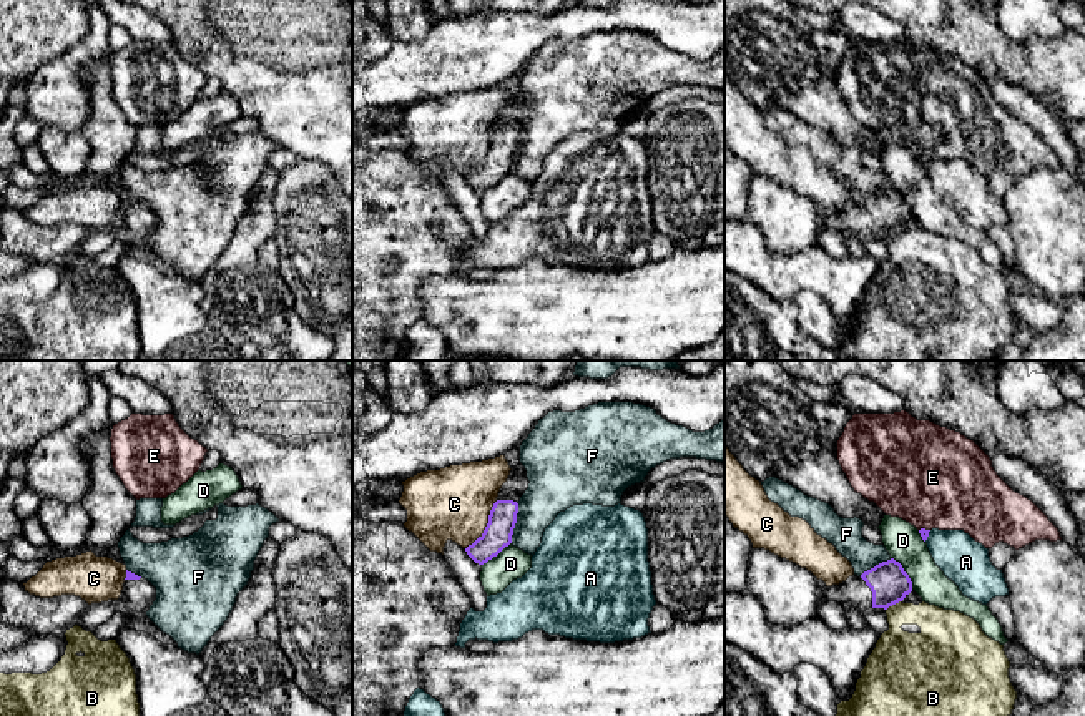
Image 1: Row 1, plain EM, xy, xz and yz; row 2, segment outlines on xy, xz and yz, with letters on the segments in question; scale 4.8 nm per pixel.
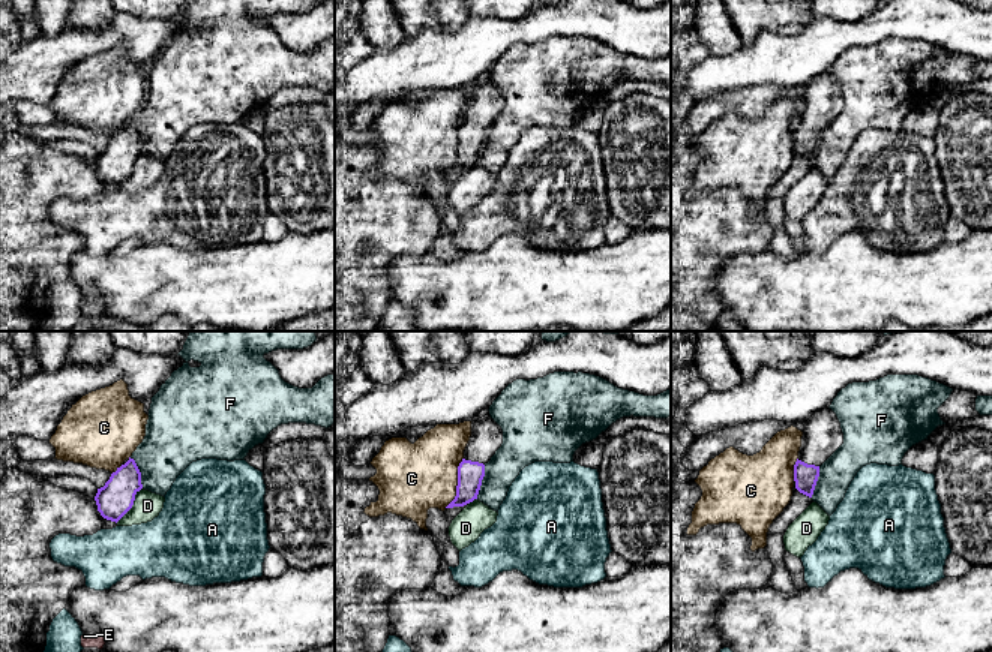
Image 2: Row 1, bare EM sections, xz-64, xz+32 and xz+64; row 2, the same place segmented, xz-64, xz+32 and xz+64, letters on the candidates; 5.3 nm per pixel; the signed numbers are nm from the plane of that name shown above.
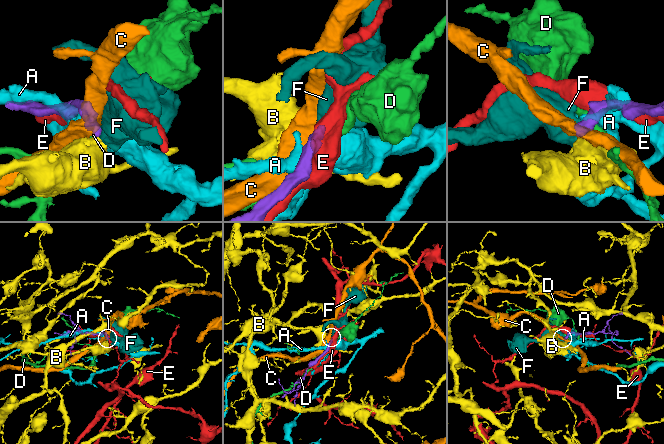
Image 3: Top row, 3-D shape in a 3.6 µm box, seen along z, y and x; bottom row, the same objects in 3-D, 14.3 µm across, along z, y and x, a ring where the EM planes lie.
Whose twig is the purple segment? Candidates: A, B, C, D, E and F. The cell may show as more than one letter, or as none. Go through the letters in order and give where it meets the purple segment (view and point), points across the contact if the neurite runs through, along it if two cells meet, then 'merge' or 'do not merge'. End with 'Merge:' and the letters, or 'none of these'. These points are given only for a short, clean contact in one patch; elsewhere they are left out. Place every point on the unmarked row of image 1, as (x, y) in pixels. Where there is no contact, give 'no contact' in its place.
A: yz (927, 163) | do not merge
B: yz (893, 231) | along yz (901, 228), (886, 238) | do not merge
C: xz (487, 153) | along xz (497, 128), (486, 156), (466, 176) | do not merge
D: yz (904, 200) | along yz (891, 185), (901, 193), (913, 216) | do not merge
E: yz (924, 156) | do not merge
F: xz (515, 150) | along xz (517, 130), (517, 150), (510, 170) | do not merge
Merge: none of these

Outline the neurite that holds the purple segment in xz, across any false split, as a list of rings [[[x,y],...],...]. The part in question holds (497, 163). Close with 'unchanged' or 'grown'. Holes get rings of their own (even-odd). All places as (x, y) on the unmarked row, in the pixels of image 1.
[[[522,91],[510,98],[507,110],[498,120],[497,130],[490,138],[484,161],[465,176],[467,183],[475,191],[487,191],[512,171],[518,141],[517,130],[528,116],[528,111],[527,98]]] | grown

